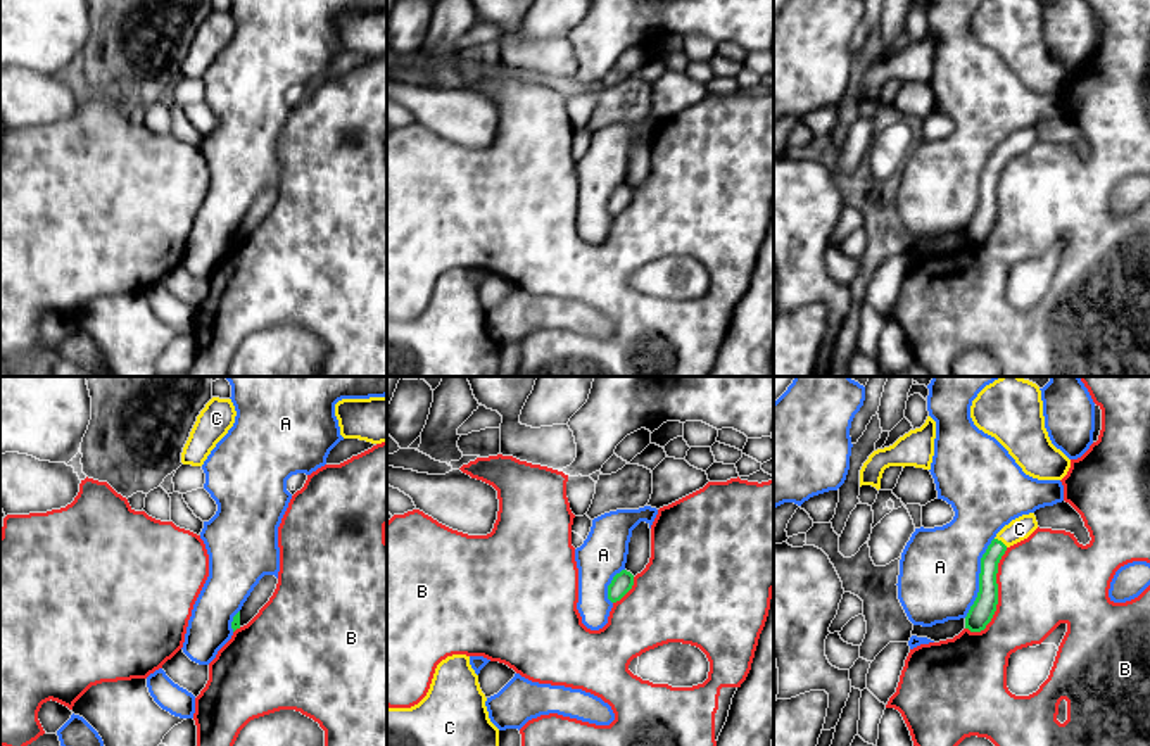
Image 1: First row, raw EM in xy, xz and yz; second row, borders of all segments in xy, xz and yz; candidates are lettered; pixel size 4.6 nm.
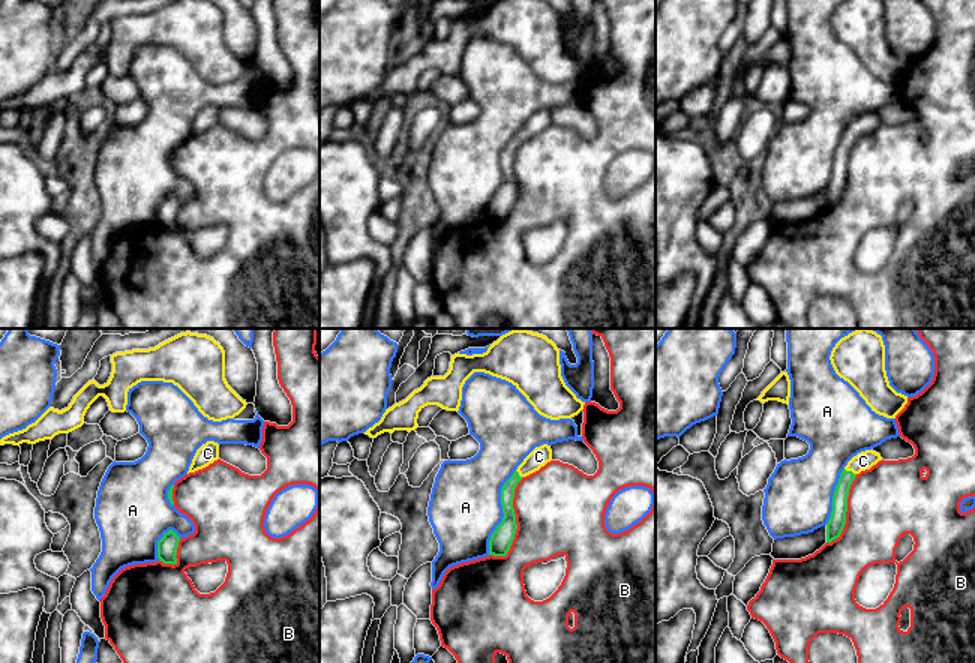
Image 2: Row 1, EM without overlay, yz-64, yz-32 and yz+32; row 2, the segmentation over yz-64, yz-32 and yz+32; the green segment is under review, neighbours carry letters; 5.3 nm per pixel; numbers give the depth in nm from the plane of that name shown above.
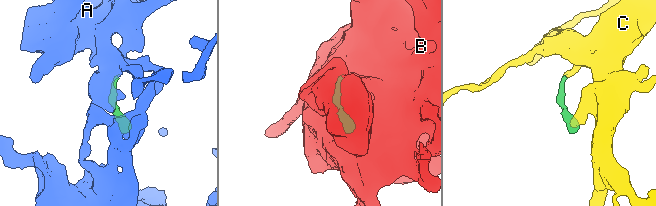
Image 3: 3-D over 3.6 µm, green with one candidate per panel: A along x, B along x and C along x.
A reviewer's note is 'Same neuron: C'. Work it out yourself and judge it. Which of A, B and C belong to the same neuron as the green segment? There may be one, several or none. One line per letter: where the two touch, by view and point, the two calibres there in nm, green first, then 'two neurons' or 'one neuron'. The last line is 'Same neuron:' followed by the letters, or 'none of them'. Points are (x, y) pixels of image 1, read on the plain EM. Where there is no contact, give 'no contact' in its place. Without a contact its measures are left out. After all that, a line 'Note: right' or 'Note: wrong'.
A: meets green in yz at (979, 190); 110 nm thick on the green side, 380 nm on the other; two neurons
B: meets green in yz at (997, 208); 110 nm thick on the green side, 420 nm on the other; two neurons
C: meets green in yz at (1000, 154); 100 nm thick on the green side, 110 nm on the other; one neuron
Same neuron: C
Note: right

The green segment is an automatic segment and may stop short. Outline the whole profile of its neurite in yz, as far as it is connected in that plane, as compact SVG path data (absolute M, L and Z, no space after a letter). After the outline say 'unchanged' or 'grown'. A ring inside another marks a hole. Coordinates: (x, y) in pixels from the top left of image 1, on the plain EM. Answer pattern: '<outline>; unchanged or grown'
M1034 126L1022 128L1005 138L981 171L979 205L965 230L965 242L981 245L991 235L998 218L998 176L1005 164L1027 152L1038 142Z; grown

